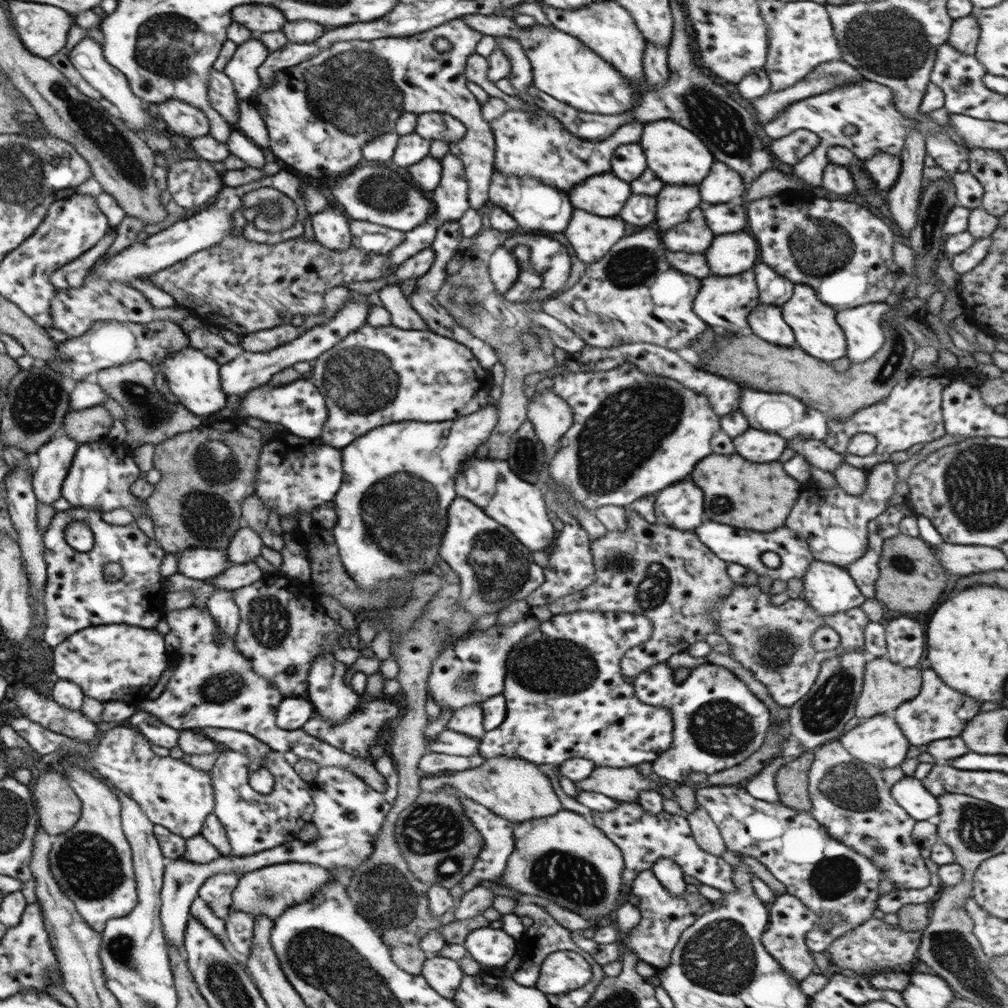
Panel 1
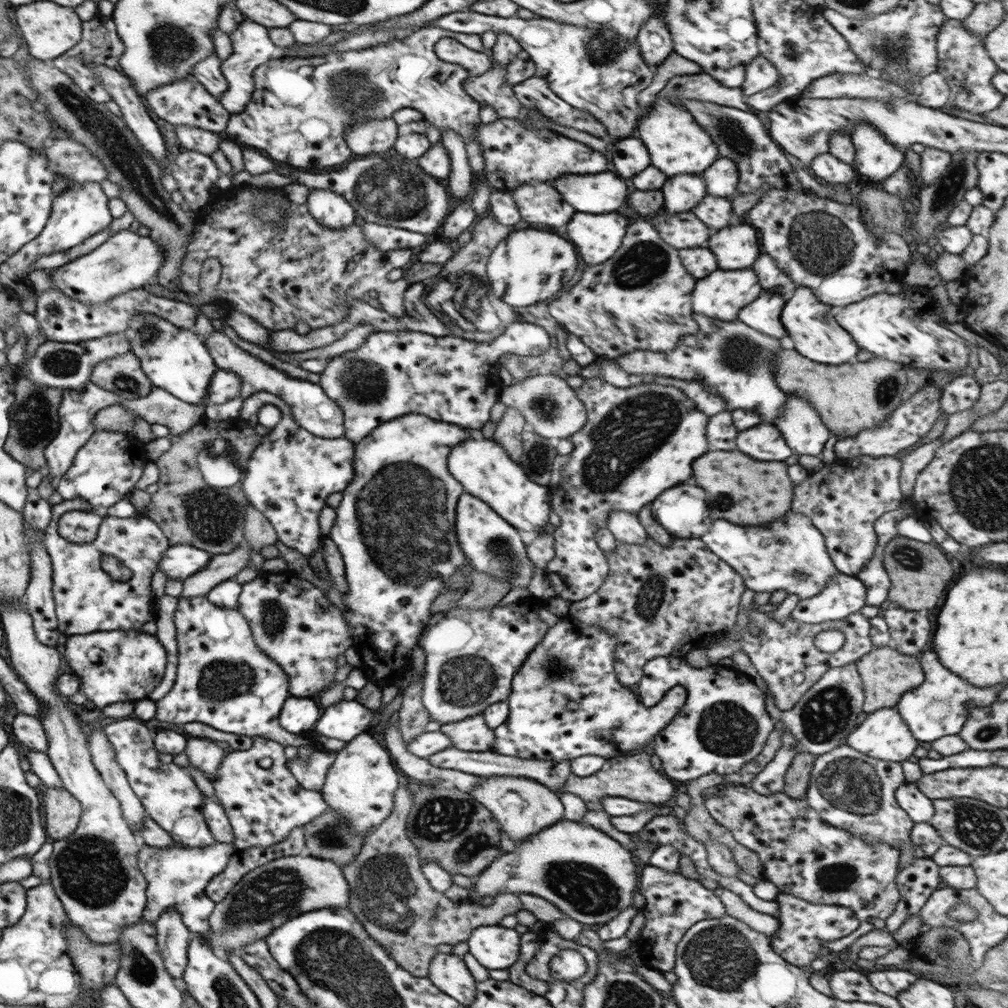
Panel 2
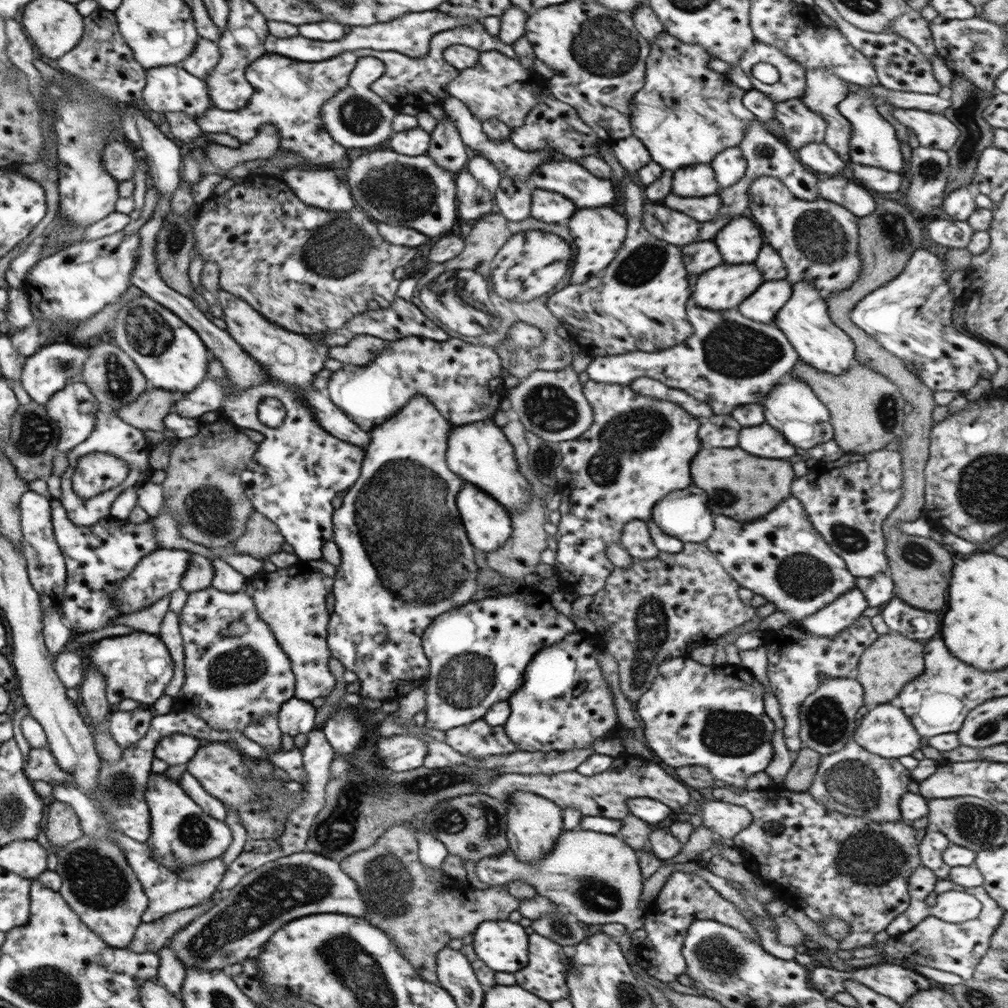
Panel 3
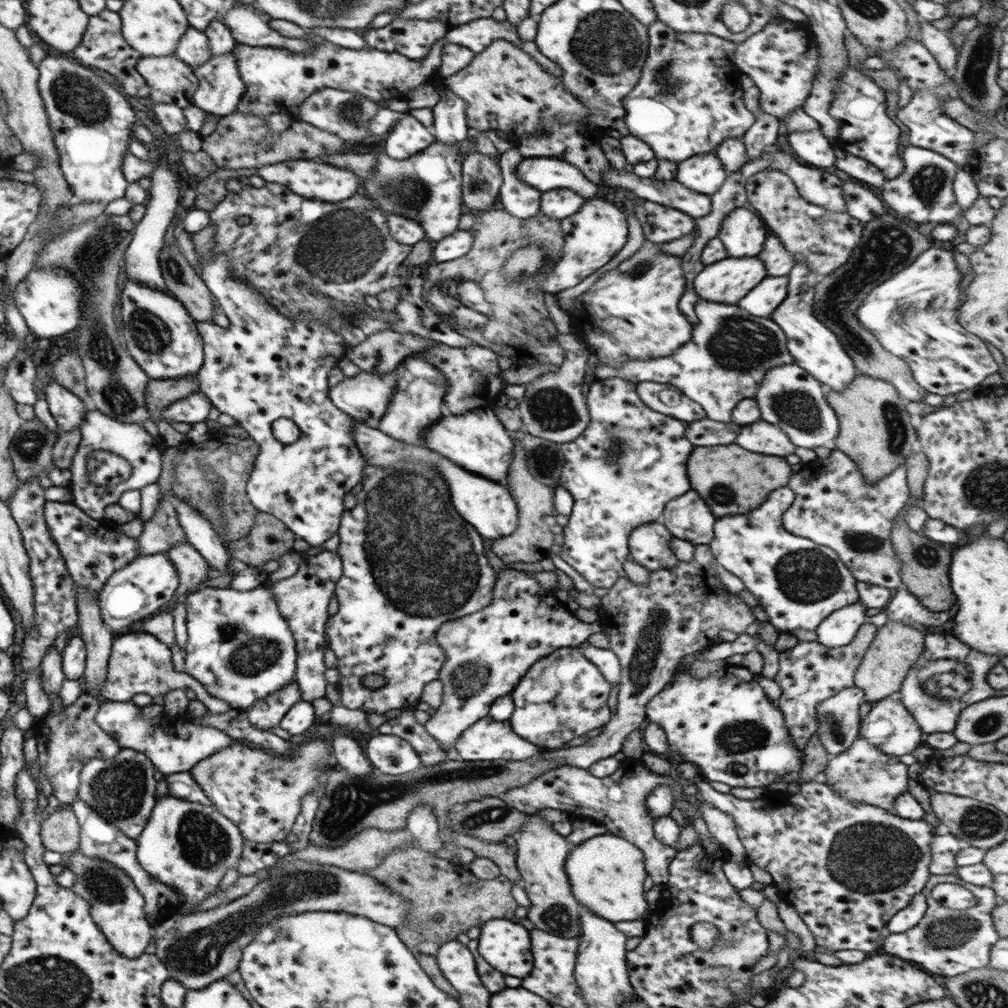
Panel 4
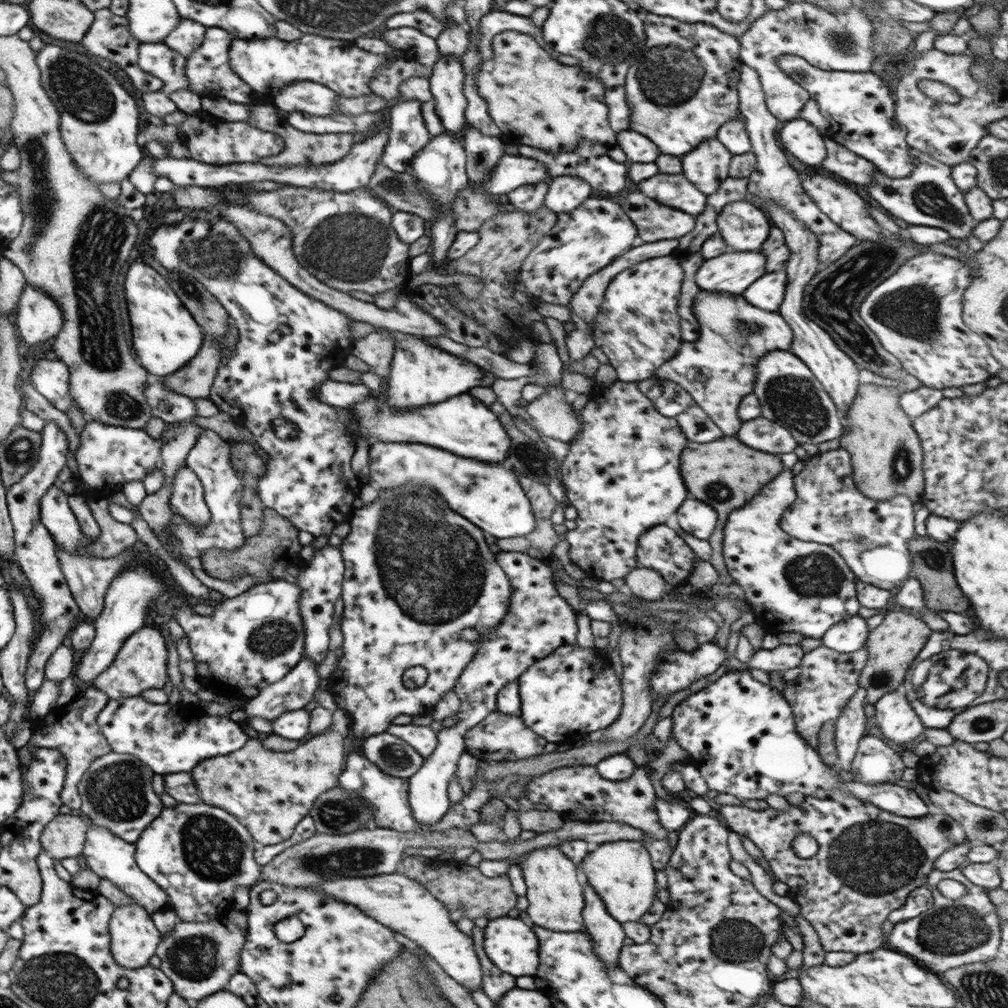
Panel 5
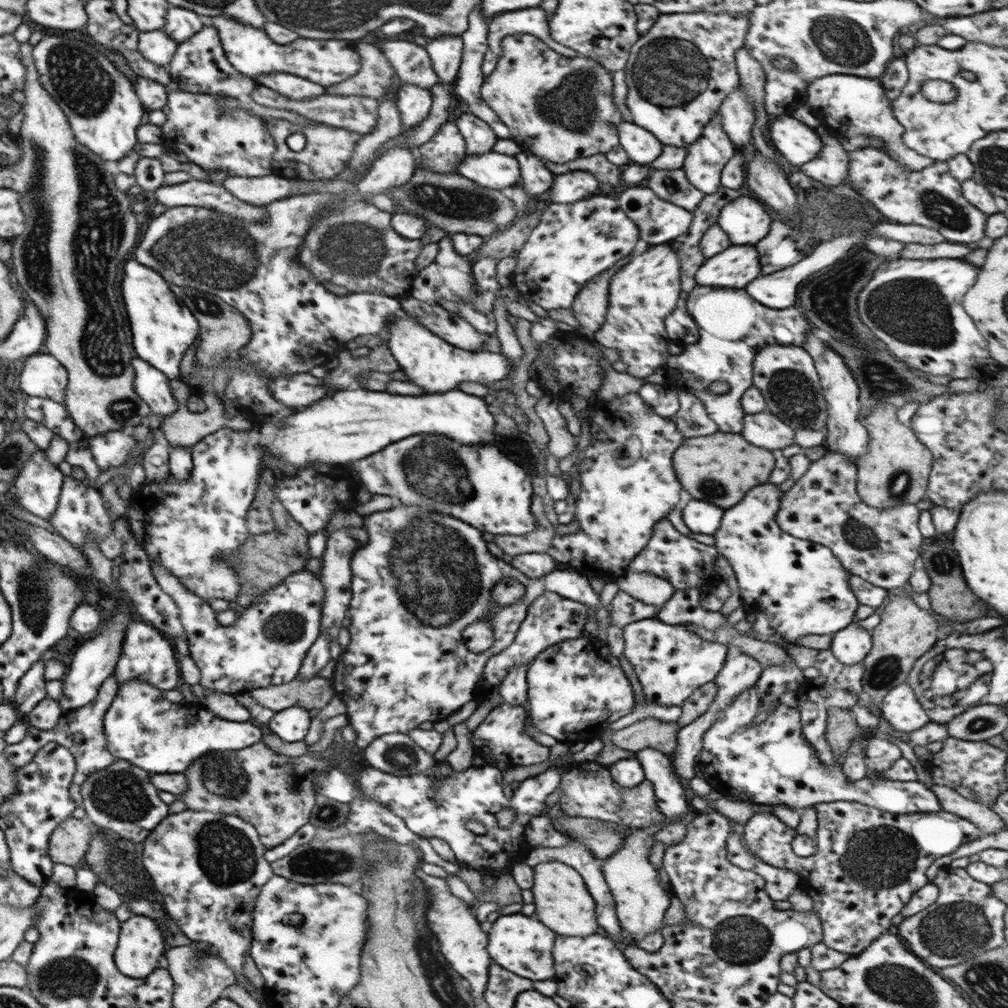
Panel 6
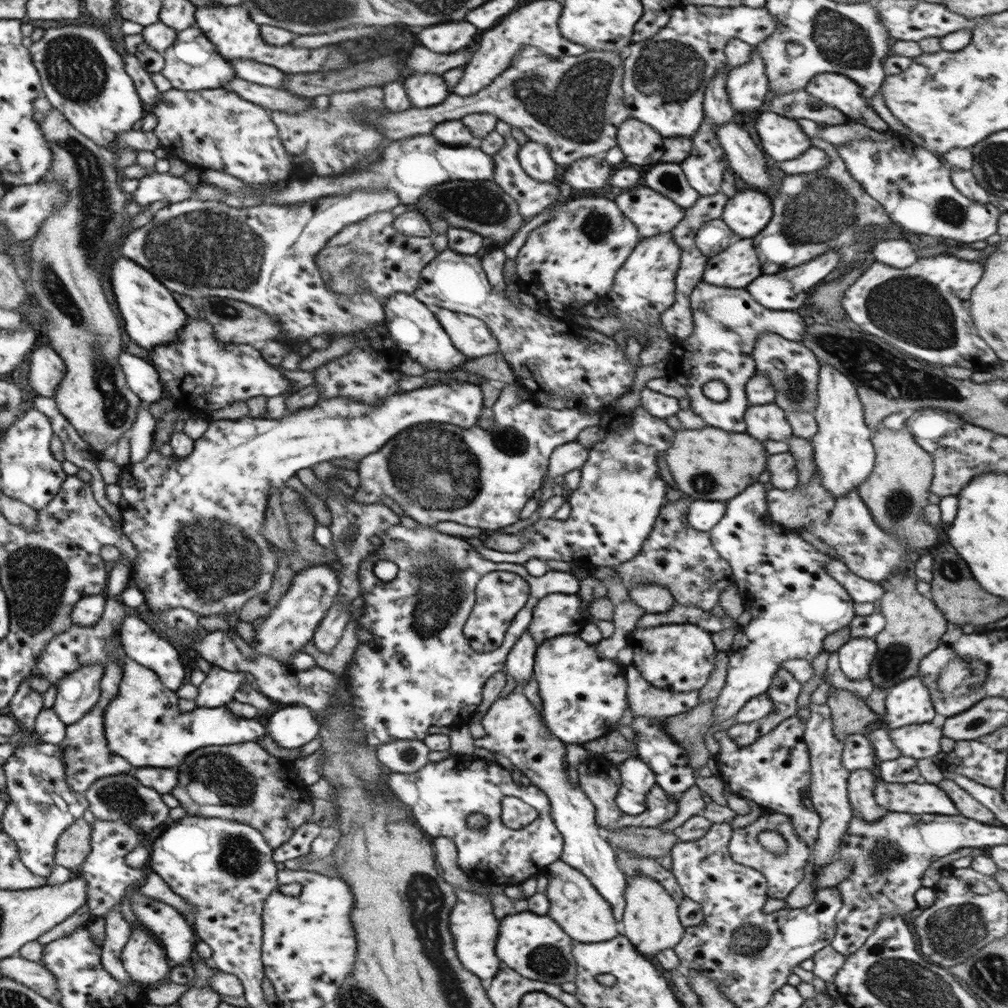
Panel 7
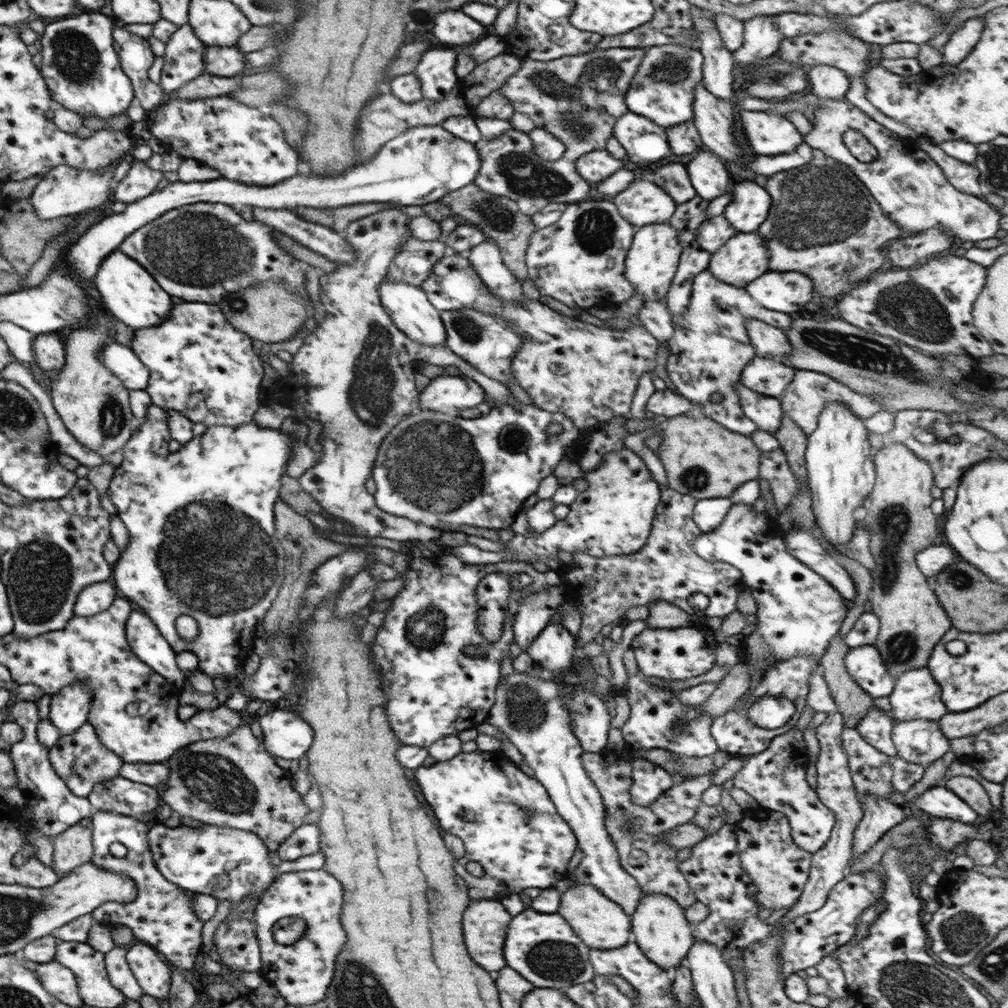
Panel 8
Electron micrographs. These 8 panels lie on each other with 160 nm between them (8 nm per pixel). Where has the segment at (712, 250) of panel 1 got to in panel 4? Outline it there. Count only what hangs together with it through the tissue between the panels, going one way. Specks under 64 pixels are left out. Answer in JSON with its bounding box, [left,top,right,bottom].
[717,207,768,258]

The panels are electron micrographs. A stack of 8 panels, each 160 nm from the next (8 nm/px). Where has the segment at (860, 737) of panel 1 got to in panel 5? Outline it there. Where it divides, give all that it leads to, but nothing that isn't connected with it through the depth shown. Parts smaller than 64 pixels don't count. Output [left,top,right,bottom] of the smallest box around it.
[868,689,924,747]

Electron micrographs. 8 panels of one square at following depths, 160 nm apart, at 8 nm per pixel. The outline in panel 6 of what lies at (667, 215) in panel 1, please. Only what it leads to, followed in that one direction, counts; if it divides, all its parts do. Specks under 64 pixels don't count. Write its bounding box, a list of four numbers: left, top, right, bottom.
[683,112,736,194]

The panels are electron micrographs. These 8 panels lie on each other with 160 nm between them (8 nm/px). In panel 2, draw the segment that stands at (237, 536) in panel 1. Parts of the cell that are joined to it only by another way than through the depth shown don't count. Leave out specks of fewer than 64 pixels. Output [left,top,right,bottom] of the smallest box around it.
[179,542,253,598]

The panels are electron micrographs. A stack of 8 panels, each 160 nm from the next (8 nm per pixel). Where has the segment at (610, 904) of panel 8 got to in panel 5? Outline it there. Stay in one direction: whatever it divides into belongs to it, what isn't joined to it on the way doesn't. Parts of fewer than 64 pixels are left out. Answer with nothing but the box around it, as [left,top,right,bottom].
[517,847,584,933]

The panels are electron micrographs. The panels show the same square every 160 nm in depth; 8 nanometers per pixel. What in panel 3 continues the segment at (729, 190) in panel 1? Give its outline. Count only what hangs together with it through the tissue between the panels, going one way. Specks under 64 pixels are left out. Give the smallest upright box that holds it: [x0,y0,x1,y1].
[709,146,746,189]

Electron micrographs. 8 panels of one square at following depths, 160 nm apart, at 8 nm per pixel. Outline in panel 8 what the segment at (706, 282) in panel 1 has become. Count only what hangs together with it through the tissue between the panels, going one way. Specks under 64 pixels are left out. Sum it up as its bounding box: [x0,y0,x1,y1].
[707,232,769,288]

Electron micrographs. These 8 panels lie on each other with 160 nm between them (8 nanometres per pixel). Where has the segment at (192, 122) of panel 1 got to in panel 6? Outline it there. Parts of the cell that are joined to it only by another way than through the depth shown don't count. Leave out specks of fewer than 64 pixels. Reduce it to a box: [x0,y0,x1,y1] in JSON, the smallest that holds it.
[138,29,177,66]

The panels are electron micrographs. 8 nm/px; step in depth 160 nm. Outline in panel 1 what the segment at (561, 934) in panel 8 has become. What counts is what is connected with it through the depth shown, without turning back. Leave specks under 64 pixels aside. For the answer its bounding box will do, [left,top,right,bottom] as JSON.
[462,926,519,968]

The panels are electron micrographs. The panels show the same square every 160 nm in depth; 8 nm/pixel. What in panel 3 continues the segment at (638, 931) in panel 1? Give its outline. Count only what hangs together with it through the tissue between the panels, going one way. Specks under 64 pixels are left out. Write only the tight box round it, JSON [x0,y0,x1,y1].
[636,871,760,987]

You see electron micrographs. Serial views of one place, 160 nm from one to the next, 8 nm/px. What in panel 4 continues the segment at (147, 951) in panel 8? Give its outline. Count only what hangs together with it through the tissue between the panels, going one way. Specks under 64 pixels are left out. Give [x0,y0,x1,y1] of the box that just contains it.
[64,850,153,959]

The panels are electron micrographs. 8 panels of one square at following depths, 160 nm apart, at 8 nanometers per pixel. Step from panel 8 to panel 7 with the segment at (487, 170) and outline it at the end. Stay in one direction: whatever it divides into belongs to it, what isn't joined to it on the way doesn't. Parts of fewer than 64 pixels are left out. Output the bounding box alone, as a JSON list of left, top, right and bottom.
[491,120,565,220]

